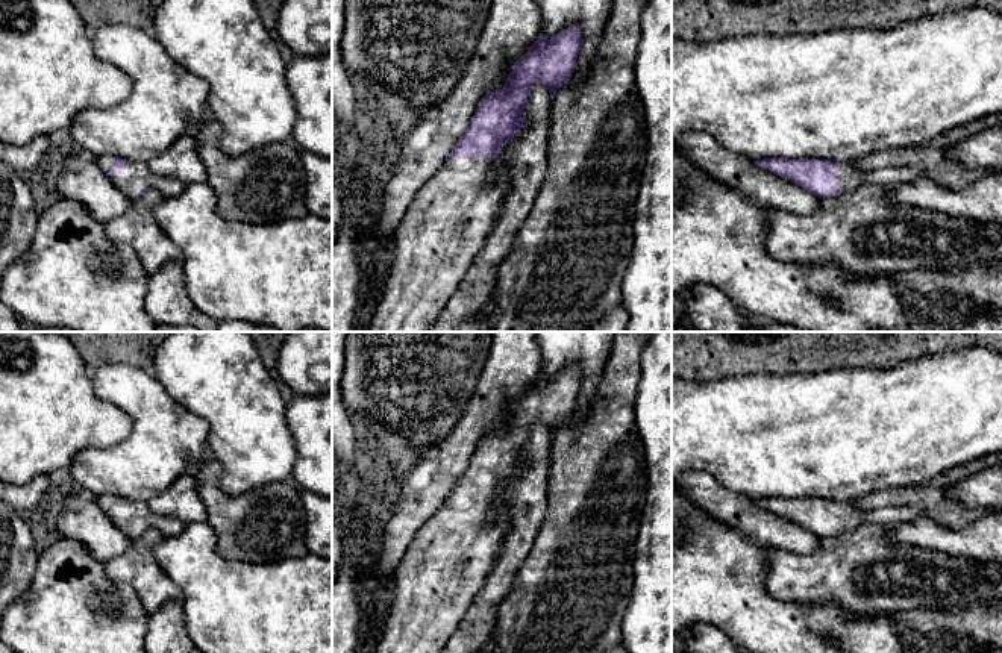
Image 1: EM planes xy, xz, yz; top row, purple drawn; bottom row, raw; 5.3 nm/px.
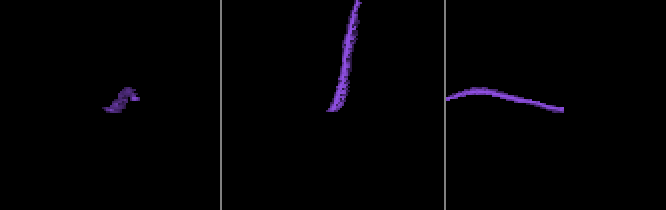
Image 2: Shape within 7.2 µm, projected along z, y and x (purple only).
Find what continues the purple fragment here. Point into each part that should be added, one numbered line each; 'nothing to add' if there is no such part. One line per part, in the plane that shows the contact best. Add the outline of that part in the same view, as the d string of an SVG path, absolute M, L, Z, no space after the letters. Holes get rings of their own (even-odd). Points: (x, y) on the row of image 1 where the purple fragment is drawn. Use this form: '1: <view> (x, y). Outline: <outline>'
1: xz (446, 224). Outline: M450 159L418 191L400 227L390 271L368 332L427 332L485 244L508 177L491 179L496 159Z

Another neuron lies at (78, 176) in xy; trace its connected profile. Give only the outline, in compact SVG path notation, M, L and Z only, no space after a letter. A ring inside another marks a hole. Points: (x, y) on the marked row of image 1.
M77 147L58 158L52 182L59 197L80 203L97 221L126 214L132 200L99 165L99 156Z

